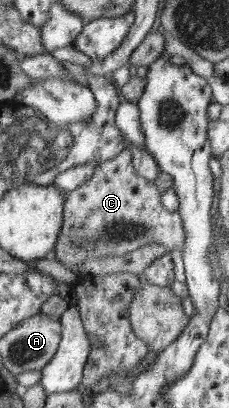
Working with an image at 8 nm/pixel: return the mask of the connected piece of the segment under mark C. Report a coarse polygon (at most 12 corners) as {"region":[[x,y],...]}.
{"region":[[132,152],[69,193],[53,254],[88,258],[152,242],[184,249],[178,214]]}

